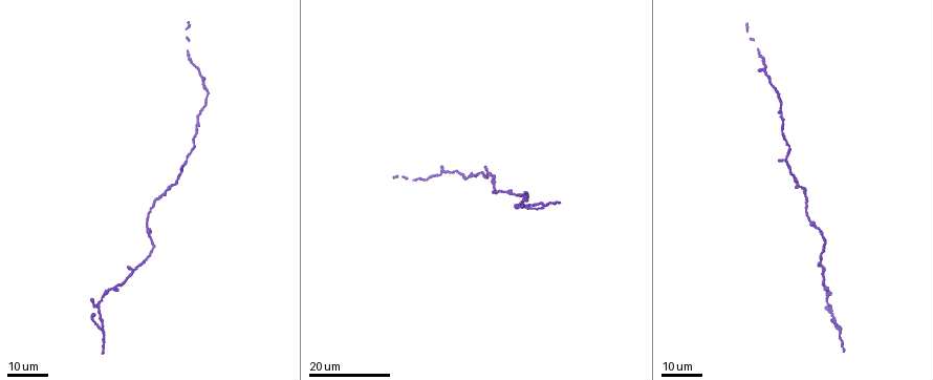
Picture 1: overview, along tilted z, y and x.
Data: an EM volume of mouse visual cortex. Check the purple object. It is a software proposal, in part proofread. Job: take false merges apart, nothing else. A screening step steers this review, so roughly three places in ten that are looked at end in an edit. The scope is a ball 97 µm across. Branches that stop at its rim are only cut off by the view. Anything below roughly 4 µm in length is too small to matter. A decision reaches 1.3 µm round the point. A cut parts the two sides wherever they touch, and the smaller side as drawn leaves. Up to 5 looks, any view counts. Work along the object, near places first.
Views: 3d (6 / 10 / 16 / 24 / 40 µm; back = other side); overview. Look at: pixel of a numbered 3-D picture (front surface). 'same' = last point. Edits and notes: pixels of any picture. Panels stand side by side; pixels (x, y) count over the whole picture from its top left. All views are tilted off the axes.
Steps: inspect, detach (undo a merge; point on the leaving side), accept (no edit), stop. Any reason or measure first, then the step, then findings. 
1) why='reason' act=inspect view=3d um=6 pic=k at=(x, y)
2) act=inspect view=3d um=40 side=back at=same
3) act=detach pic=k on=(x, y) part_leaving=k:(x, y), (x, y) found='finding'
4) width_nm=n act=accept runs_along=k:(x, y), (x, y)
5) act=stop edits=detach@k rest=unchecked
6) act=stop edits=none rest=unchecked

why='sudden change in width' act=inspect view=3d um=16 pic=1 at=(825, 289)

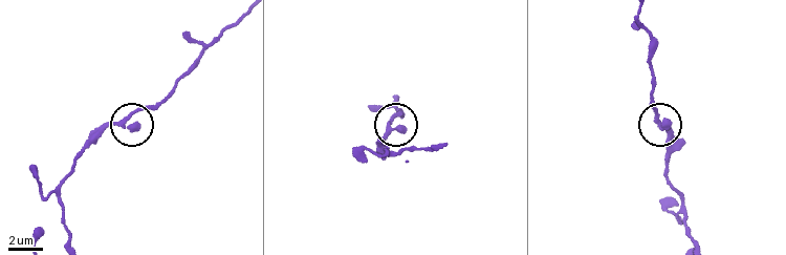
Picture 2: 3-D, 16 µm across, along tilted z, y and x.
act=inspect view=3d um=6 pic=2 at=(122, 125)

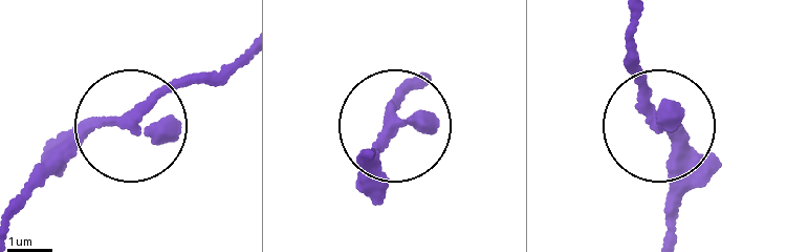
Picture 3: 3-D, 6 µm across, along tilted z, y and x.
act=inspect view=3d um=6 side=back pic=3 at=(393, 124)

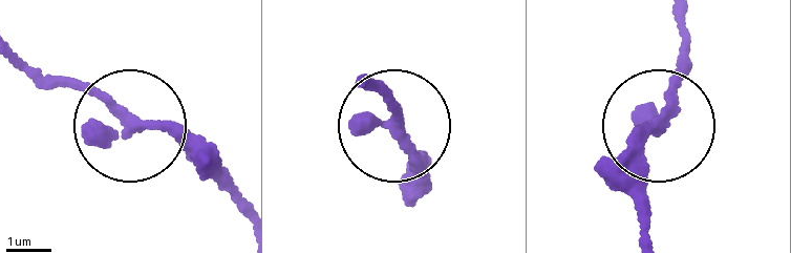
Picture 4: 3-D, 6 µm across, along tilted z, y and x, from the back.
act=accept runs_along=4:(684, 13), (638, 203) found='continuous, no second neuron'

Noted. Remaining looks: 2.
why='two arms in line, one across' act=inspect view=3d um=24 pic=1 at=(800, 188)

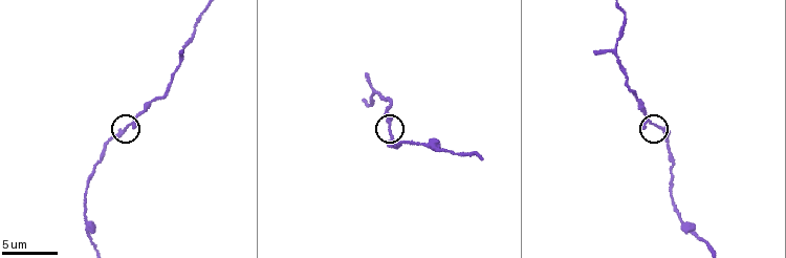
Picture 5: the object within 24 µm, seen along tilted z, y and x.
why='closer look' act=inspect view=3d um=6 pic=5 at=(129, 125)

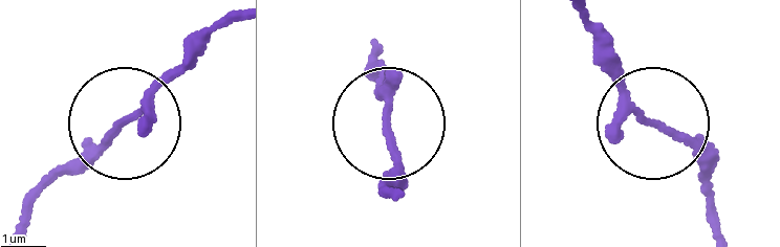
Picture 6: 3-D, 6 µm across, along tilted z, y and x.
act=accept runs_along=6:(128, 126), (213, 20) found='one neuron here'

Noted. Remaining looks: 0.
act=stop edits=none rest=unchecked

